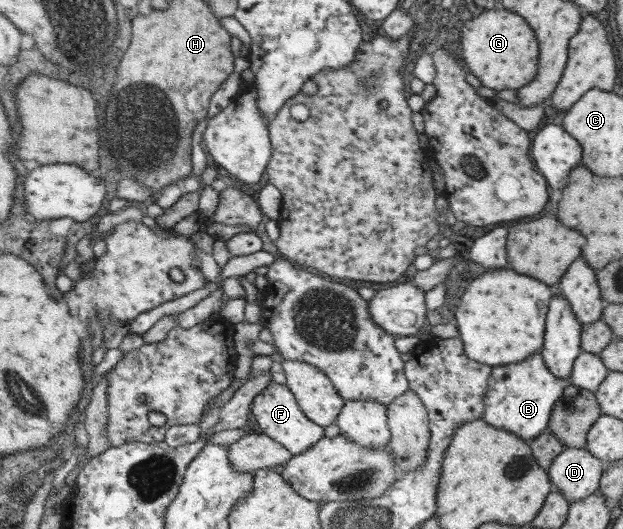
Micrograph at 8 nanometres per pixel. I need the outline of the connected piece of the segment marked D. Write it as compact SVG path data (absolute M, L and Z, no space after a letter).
M566 447L547 469L554 489L559 491L569 503L584 499L598 491L603 471L604 462L594 457L586 447Z

